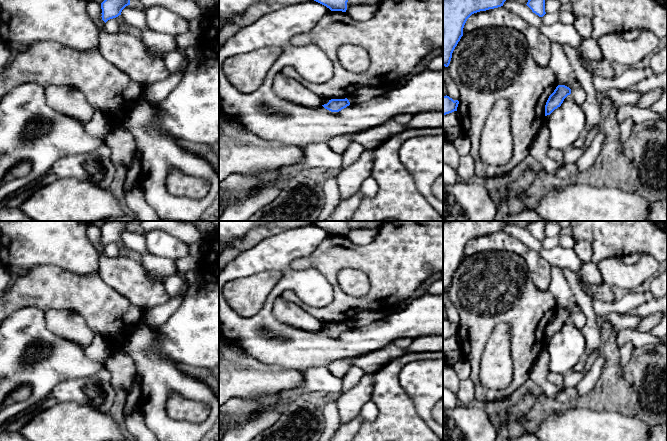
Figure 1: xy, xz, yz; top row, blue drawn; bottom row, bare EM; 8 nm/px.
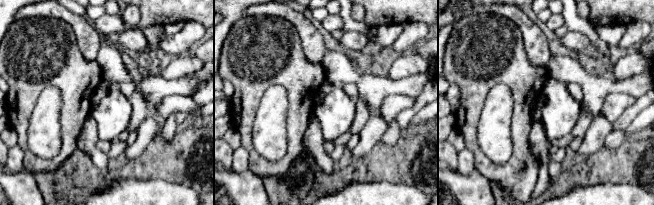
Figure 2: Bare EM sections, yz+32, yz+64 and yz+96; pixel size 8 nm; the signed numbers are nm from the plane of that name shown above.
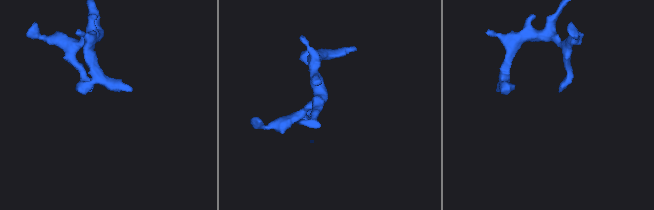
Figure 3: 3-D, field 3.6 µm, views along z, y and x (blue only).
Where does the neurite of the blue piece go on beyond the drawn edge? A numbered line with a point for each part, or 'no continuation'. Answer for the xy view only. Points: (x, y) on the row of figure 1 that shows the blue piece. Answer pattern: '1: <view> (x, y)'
no continuation

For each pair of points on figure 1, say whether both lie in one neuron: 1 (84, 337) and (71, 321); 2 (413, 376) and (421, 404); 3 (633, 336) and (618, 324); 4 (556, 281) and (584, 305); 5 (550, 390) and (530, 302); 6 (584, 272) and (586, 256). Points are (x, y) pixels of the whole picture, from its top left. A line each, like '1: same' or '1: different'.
1: same
2: same
3: different
4: different
5: different
6: different

